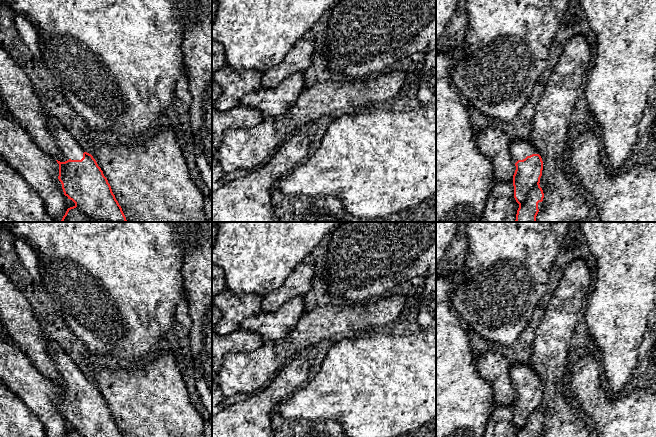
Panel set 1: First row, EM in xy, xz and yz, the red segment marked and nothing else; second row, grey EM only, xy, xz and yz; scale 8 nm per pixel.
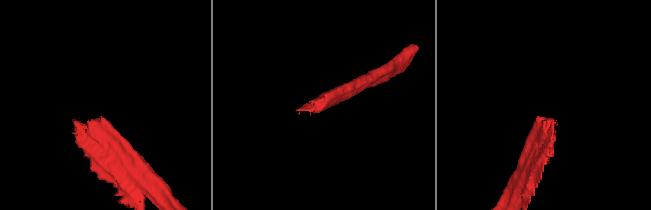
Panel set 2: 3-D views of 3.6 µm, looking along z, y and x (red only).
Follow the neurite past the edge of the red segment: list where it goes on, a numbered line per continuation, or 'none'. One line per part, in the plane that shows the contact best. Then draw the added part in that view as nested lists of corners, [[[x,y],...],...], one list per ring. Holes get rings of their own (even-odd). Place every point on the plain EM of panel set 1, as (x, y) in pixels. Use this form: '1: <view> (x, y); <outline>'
1: xy (69, 371); [[[49,338],[49,355],[53,359],[58,369],[63,383],[60,386],[71,384],[81,384],[84,372],[77,364],[64,352],[57,342]]]

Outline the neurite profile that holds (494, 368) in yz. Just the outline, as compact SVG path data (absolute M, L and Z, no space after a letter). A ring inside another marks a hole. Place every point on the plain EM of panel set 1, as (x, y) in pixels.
M496 345L493 352L483 354L477 363L480 377L493 388L494 406L508 406L516 394L510 380L510 363Z

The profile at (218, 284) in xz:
M212 264L212 299L227 290L224 281L224 271L216 265Z

